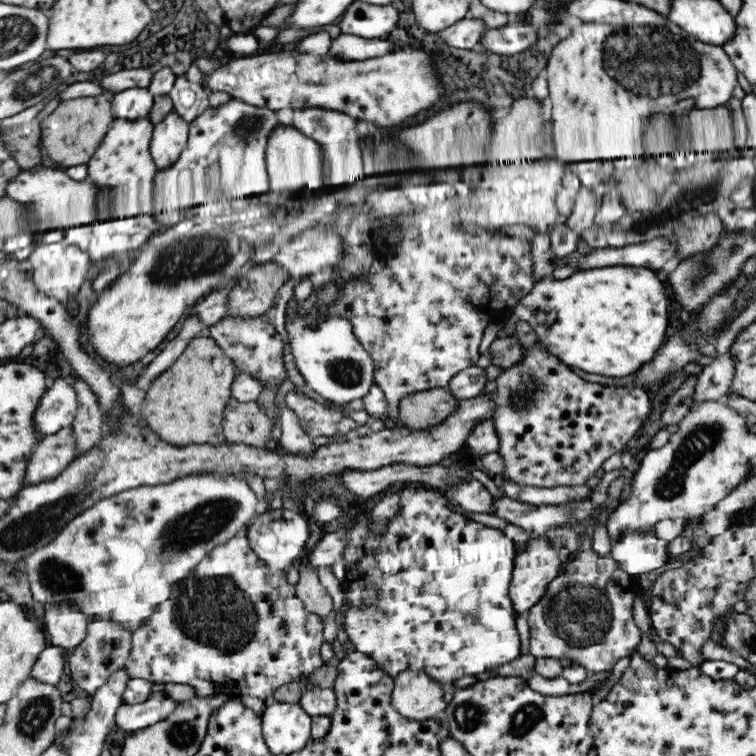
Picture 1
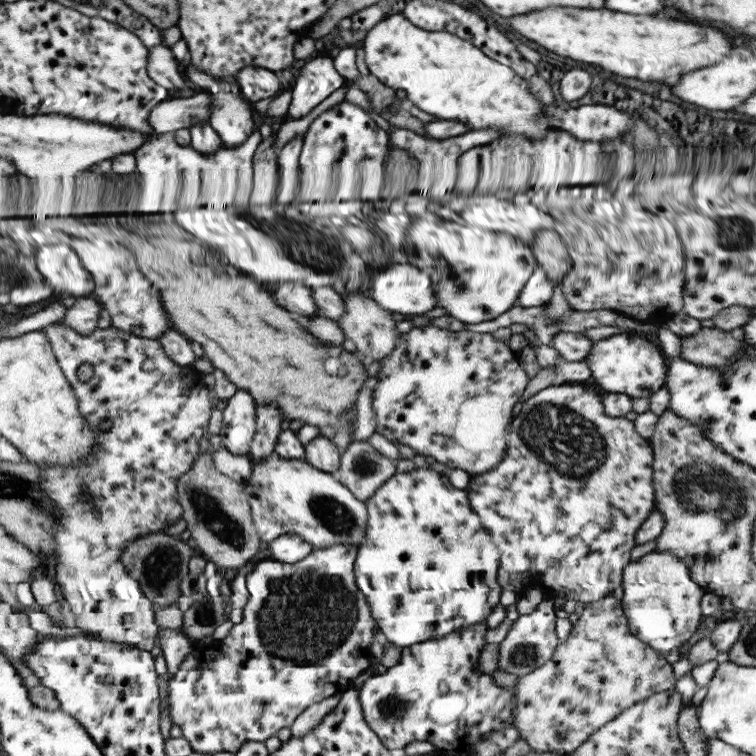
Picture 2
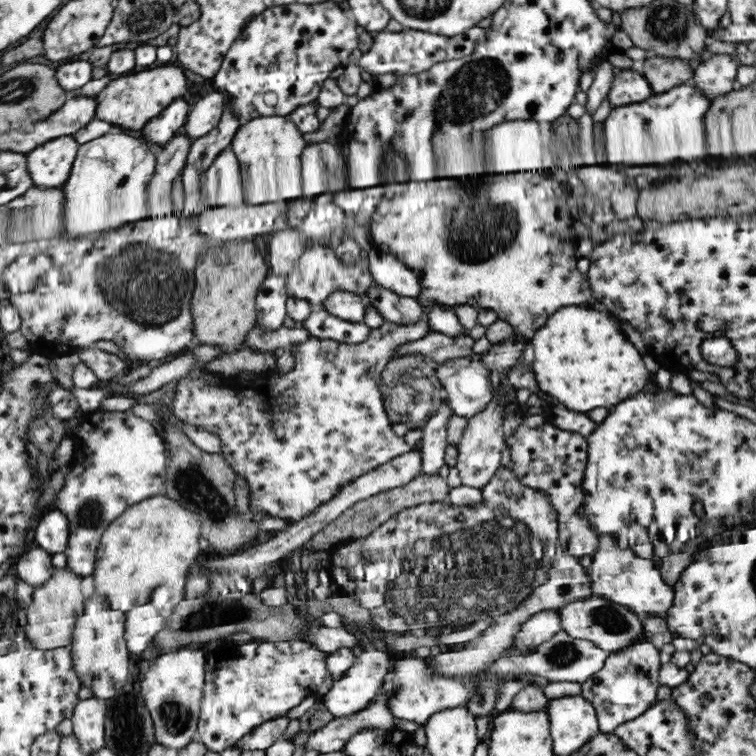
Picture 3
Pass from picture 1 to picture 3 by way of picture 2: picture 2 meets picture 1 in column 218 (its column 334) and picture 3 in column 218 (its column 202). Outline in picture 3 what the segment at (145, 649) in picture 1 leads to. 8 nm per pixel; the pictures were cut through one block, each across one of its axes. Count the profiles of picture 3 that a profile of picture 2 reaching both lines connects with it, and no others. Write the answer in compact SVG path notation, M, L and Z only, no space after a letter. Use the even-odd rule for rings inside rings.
M228 641L208 654L205 665L205 684L201 700L197 739L207 750L221 753L236 746L244 736L251 734L260 724L287 714L298 706L306 696L316 695L316 688L327 679L327 656L305 641L290 642L248 642L238 644Z

